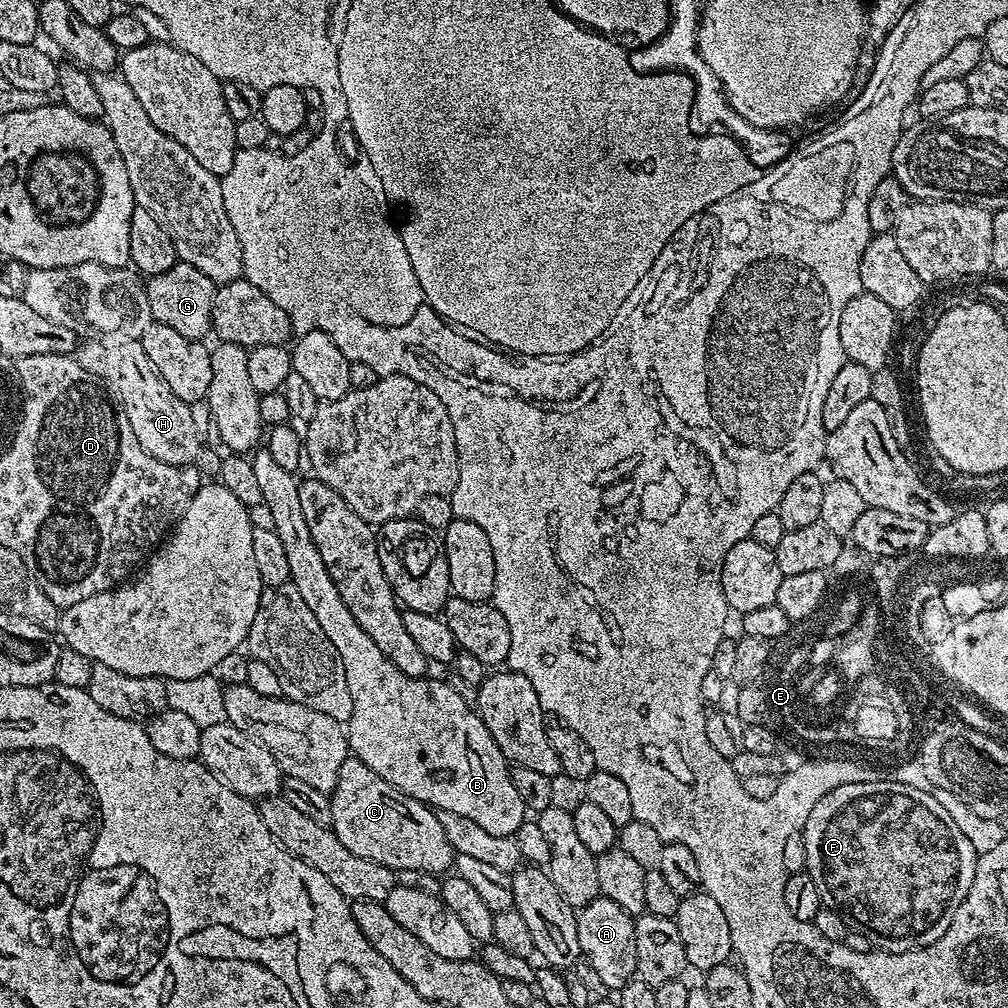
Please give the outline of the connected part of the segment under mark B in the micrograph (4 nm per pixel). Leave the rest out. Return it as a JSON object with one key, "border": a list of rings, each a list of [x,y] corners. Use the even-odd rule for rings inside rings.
{"border":[[[267,450],[257,451],[255,455],[251,457],[254,475],[262,489],[263,507],[272,511],[270,527],[278,534],[278,538],[282,538],[282,547],[286,549],[286,563],[292,575],[290,583],[298,590],[298,594],[302,594],[302,602],[306,602],[314,618],[318,618],[322,634],[330,638],[334,650],[338,650],[338,658],[342,658],[342,670],[346,670],[346,686],[350,686],[350,698],[354,698],[354,710],[346,725],[351,755],[370,766],[378,778],[386,778],[390,786],[405,792],[410,798],[421,800],[423,804],[440,812],[462,814],[462,818],[478,822],[478,826],[482,826],[489,834],[513,836],[526,819],[526,809],[522,798],[518,798],[518,790],[514,790],[509,761],[505,760],[494,738],[490,738],[490,730],[486,730],[475,707],[469,701],[468,704],[464,701],[462,693],[455,692],[450,685],[440,680],[402,674],[402,670],[398,670],[398,666],[394,666],[394,662],[390,662],[390,658],[386,658],[386,654],[374,646],[370,634],[366,634],[366,630],[354,622],[354,614],[346,610],[346,602],[342,602],[338,586],[334,586],[334,578],[330,578],[330,570],[326,570],[326,562],[322,562],[322,554],[318,554],[306,514],[302,514],[301,481],[293,473],[282,470],[282,466],[270,458]]]}

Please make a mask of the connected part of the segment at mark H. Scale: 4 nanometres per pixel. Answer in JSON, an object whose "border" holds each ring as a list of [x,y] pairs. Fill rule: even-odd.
{"border":[[[139,340],[122,343],[85,341],[77,351],[76,359],[116,397],[121,413],[130,422],[138,444],[148,454],[176,467],[189,467],[196,462],[204,442],[200,440],[200,430],[193,414],[195,411],[191,405],[182,402],[158,376]]]}

